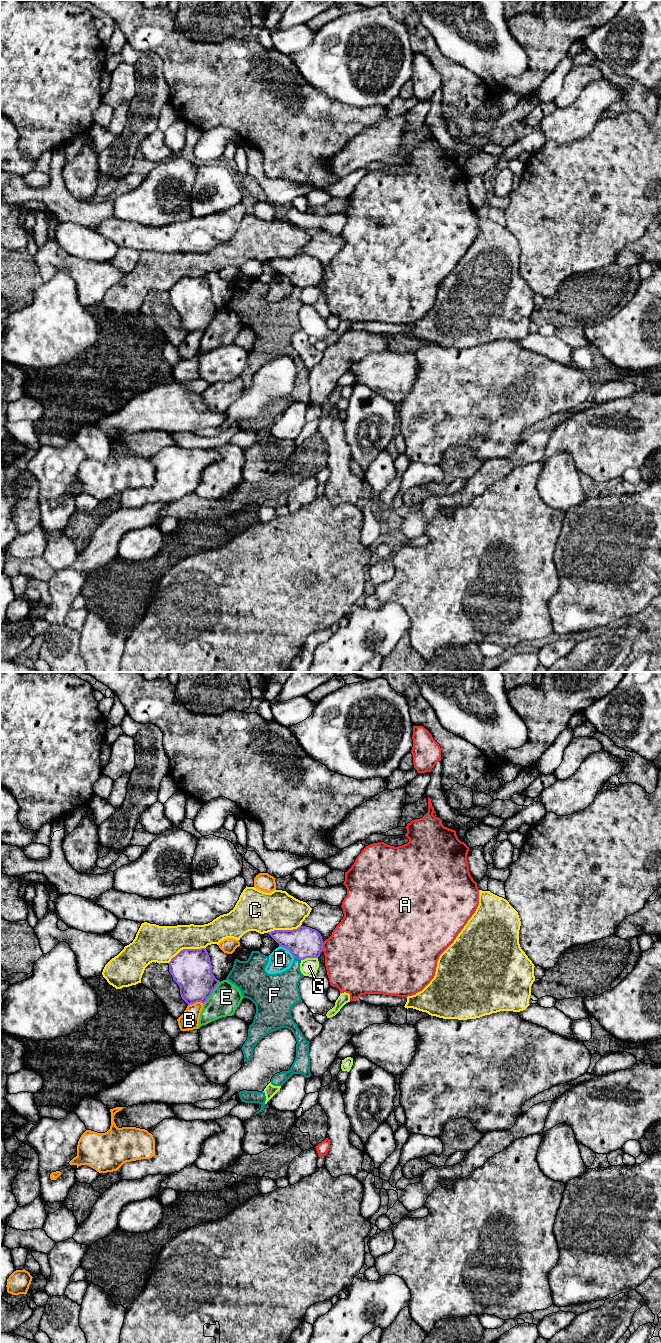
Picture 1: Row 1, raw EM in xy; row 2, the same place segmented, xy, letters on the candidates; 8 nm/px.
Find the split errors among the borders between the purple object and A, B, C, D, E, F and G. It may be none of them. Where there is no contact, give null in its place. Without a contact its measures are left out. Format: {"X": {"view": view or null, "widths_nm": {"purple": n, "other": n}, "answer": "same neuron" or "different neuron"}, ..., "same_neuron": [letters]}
{"A": {"view": "xy", "widths_nm": {"purple": 260, "other": 440}, "answer": "different neuron"}, "B": {"view": "xy", "widths_nm": {"purple": 320, "other": 160}, "answer": "different neuron"}, "C": {"view": "xy", "widths_nm": {"purple": 320, "other": 300}, "answer": "different neuron"}, "D": {"view": "xy", "widths_nm": {"purple": 260, "other": 180}, "answer": "different neuron"}, "E": {"view": "xy", "widths_nm": {"purple": 320, "other": 240}, "answer": "different neuron"}, "F": {"view": "xy", "widths_nm": {"purple": 260, "other": 220}, "answer": "different neuron"}, "G": {"view": "xy", "widths_nm": {"purple": 260, "other": 140}, "answer": "different neuron"}, "same_neuron": []}

